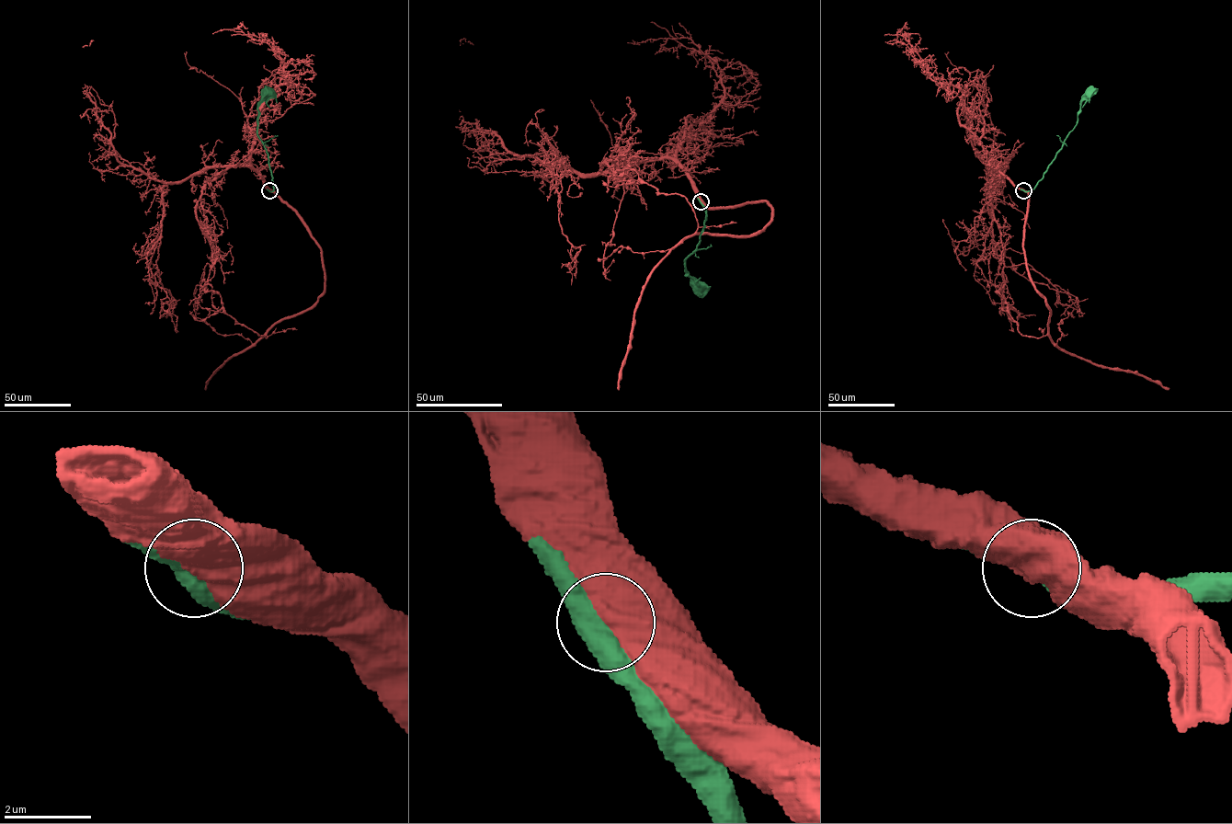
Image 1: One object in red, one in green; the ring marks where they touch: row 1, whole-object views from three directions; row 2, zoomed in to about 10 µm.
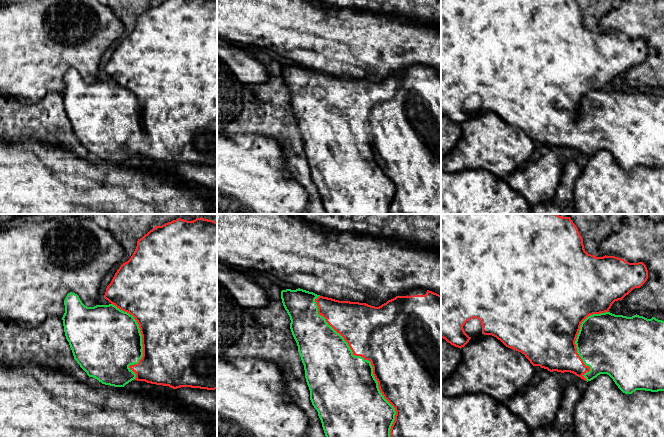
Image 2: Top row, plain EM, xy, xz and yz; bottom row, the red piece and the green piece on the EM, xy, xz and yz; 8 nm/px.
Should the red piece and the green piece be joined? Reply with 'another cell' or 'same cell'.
same cell

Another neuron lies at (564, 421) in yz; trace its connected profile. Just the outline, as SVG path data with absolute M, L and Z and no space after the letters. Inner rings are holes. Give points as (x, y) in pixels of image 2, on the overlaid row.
M575 384L564 385L563 399L555 418L554 426L562 431L574 430L574 412L582 391Z

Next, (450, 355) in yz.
M441 338L441 382L456 369L461 360L461 349Z

